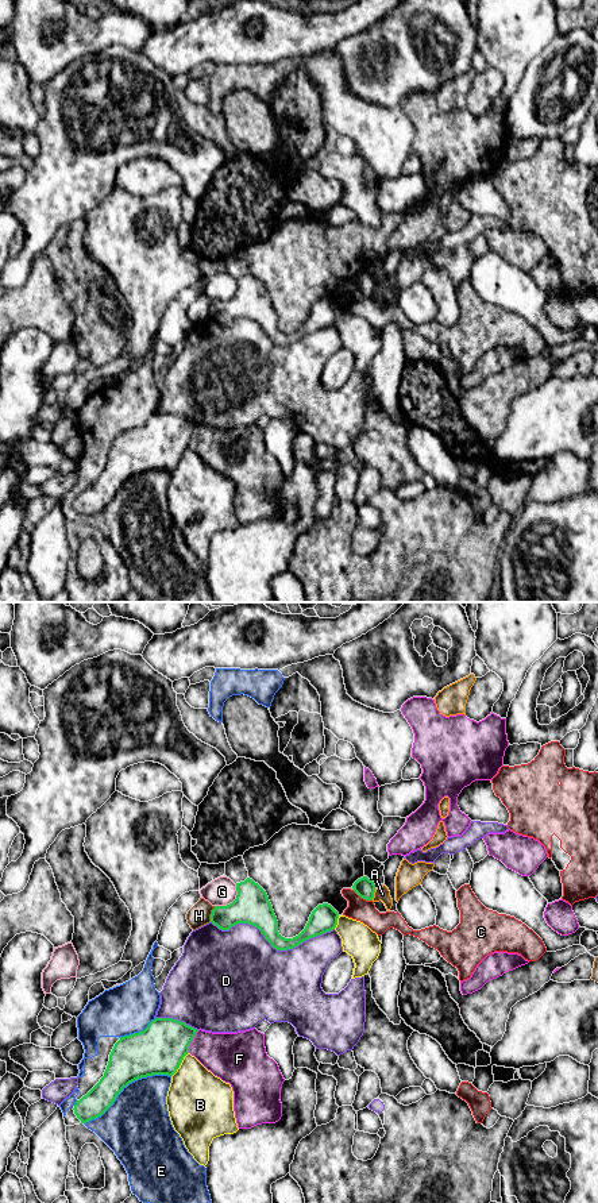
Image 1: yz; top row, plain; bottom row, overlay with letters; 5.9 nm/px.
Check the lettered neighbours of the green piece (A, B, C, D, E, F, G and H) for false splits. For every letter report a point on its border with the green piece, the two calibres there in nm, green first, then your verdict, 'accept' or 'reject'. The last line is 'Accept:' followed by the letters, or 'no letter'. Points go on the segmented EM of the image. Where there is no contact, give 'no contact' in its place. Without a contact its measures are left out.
A: yz (373, 894) | 120/80 nm | reject
B: yz (180, 1064) | 300/360 nm | reject
C: yz (362, 897) | 120/140 nm | reject
D: yz (272, 945) | 200/500 nm | reject
E: yz (124, 1086) | 260/380 nm | reject
F: yz (192, 1040) | 300/280 nm | reject
G: yz (232, 902) | 220/170 nm | reject
H: yz (211, 914) | 220/130 nm | reject
Accept: no letter

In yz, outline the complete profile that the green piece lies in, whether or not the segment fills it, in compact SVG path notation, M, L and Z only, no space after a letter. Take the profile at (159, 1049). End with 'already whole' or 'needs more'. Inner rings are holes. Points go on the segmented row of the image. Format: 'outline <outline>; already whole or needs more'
outline M155 1018L139 1033L120 1037L104 1076L74 1104L74 1114L86 1123L101 1117L130 1083L153 1076L173 1076L198 1030L173 1018Z; already whole

